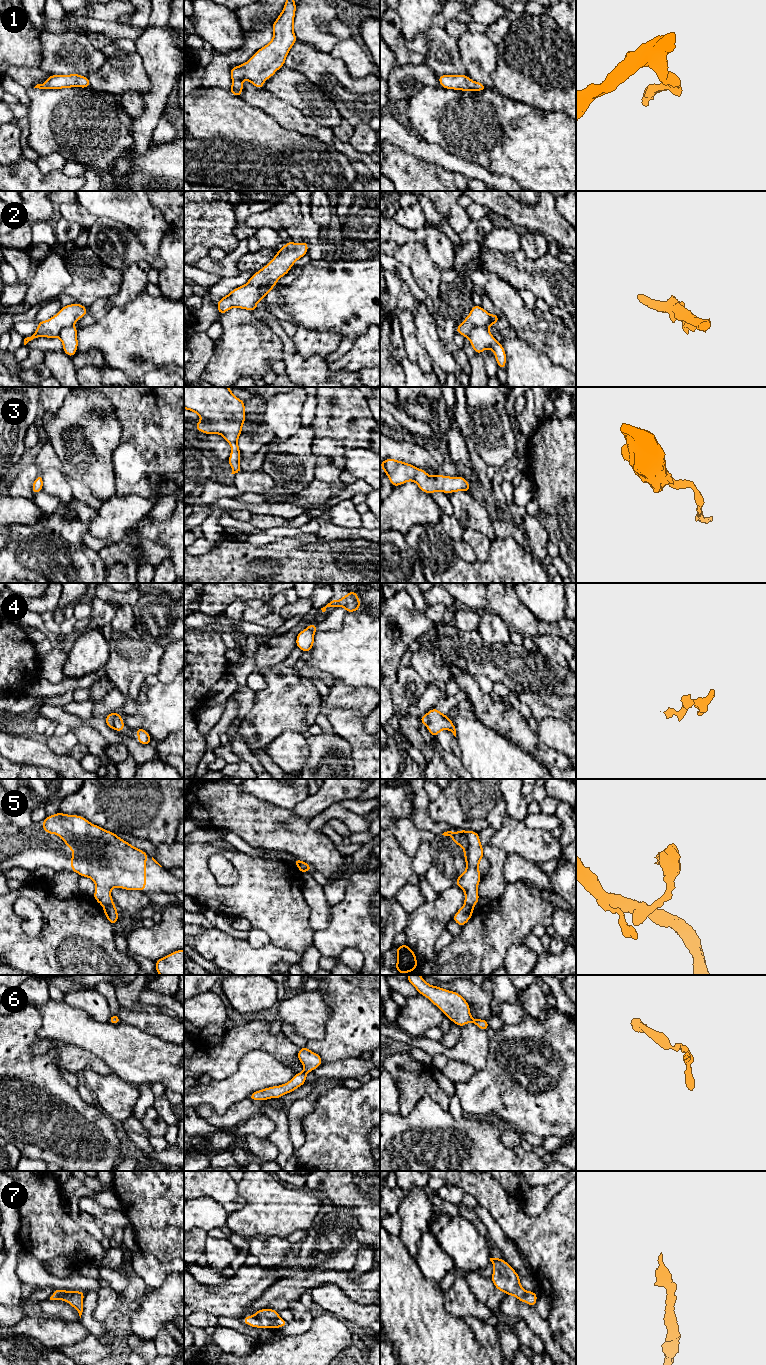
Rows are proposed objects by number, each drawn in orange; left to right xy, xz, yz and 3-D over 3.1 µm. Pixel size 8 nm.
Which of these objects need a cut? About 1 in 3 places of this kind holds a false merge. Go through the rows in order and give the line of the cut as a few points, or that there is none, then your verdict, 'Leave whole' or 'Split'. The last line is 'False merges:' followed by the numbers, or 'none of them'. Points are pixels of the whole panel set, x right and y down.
1: No split. Leave whole
2: Split along yz (487, 327), (475, 327), (467, 337). Split
3: No split. Leave whole
4: Split along xy (118, 713), (114, 718), (114, 728). Split
5: Split along xy (113, 904), (103, 906). Split
6: No split. Leave whole
7: No split. Leave whole
False merges: 2, 4, 5

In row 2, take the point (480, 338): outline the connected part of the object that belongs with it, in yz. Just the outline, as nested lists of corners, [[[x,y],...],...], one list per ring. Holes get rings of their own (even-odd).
[[[474,328],[468,339],[476,354],[481,354],[485,349],[491,349],[496,358],[497,366],[505,370],[507,358],[505,349],[502,344],[494,338],[488,328]]]

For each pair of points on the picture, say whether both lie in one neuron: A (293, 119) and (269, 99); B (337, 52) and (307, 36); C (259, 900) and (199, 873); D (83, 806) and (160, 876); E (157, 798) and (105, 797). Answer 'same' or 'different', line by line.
A: same
B: different
C: same
D: different
E: same

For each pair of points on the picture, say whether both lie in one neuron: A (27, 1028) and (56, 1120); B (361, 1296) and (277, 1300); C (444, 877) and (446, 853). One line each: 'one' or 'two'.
A: one
B: one
C: one

